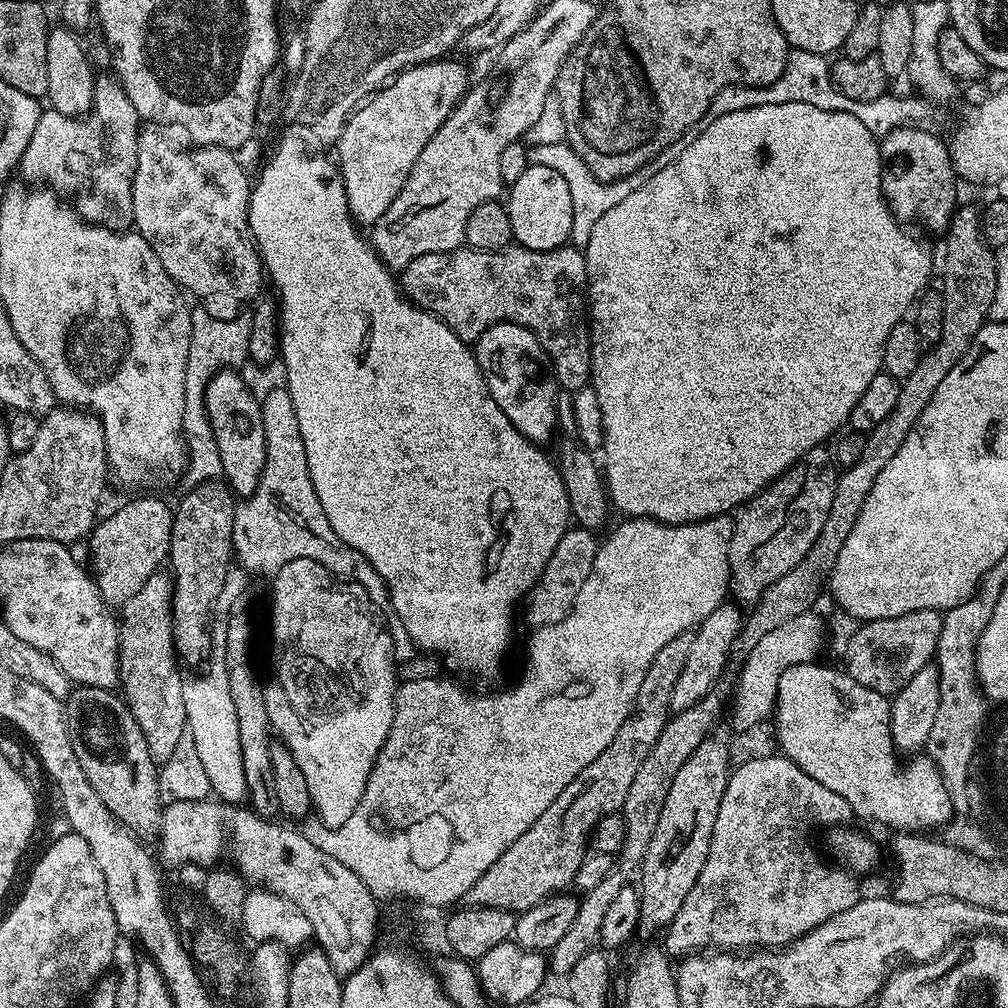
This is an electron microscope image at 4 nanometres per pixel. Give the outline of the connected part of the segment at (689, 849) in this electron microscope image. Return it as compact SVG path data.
M713 728L702 746L686 758L666 793L666 802L662 802L662 815L654 825L650 846L646 846L644 861L638 869L640 922L645 929L655 924L666 926L675 918L678 910L682 910L682 902L686 902L686 894L694 890L694 882L698 882L698 874L702 874L702 866L706 866L718 806L722 806L722 794L730 775L728 759L732 756L732 744L728 741L729 729L725 728Z

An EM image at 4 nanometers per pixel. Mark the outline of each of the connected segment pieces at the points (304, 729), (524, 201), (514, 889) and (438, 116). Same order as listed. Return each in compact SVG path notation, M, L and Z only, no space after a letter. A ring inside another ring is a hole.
M298 558L294 562L286 562L282 570L278 570L272 584L272 681L264 684L266 710L271 721L270 728L277 737L284 739L288 747L287 755L298 762L298 770L302 770L302 778L306 778L306 790L310 790L312 812L315 819L326 828L337 828L354 814L358 802L366 788L370 770L386 742L386 734L390 734L390 726L394 722L396 709L396 690L398 687L398 668L392 665L392 636L384 625L384 616L380 613L381 605L370 598L370 594L362 585L347 578L333 576L318 562L310 558Z
M529 164L522 178L514 182L506 192L508 221L512 227L512 239L521 248L549 252L565 247L572 235L574 202L570 202L570 190L562 174L550 170L550 166Z
M691 635L679 636L666 642L666 646L654 654L654 662L650 662L650 670L646 670L646 678L642 678L642 686L638 686L630 714L626 722L618 726L618 734L614 734L610 746L606 746L578 778L571 780L562 794L542 810L538 822L534 822L534 826L530 826L530 830L526 830L526 834L507 848L502 858L486 869L470 890L466 890L463 903L467 907L519 914L543 903L549 896L563 893L573 883L573 876L585 858L584 844L586 848L592 829L604 816L623 809L626 794L634 783L634 774L638 774L642 762L646 762L646 754L654 750L658 734L662 734L670 719L670 693L674 690L674 682L678 682L678 674L682 674L691 641Z
M452 58L428 60L425 64L416 64L405 72L399 72L350 114L340 139L334 145L334 153L336 152L335 159L346 190L348 209L357 225L371 226L379 216L386 214L386 210L390 210L390 202L394 202L402 186L406 186L406 178L410 178L410 170L414 170L418 154L422 154L426 142L430 142L430 138L444 125L448 115L463 100L464 93L469 91L467 70L458 61L448 59Z

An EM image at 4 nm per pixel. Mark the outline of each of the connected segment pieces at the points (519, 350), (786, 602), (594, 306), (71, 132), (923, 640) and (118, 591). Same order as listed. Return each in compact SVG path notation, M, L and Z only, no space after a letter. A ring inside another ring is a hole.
M502 322L490 326L490 330L475 340L474 351L494 402L498 402L502 414L510 418L514 430L534 444L547 445L552 431L555 433L558 428L558 385L552 360L535 334L526 330L526 326Z
M957 207L952 213L948 231L943 233L944 240L944 288L942 287L942 330L941 338L936 345L929 347L914 366L914 371L905 380L900 381L898 403L894 410L878 422L865 435L865 445L854 466L843 469L836 477L834 486L834 502L830 502L830 514L826 514L826 522L822 522L822 530L818 530L818 538L814 538L814 546L802 554L802 562L794 566L778 582L766 586L762 598L751 607L743 626L740 627L738 638L732 643L731 663L740 666L744 663L750 650L770 630L777 629L782 622L798 615L806 614L816 608L816 599L820 591L825 591L828 575L834 570L834 562L838 562L838 553L842 551L850 530L854 530L854 522L858 522L858 514L862 514L862 502L866 502L866 494L874 490L874 478L882 474L882 469L890 463L890 458L898 454L902 442L906 442L906 434L914 430L918 418L922 418L922 410L930 406L930 398L934 398L934 390L958 366L958 362L972 349L974 338L982 326L989 323L990 302L994 302L994 290L998 286L996 273L996 253L984 240L981 209Z
M778 102L766 106L754 106L750 110L734 110L734 114L712 116L688 142L689 144L665 168L658 169L649 180L644 180L636 189L633 187L629 190L626 198L622 198L622 202L618 202L618 206L610 206L610 210L606 210L606 214L602 214L602 218L598 218L598 222L594 222L594 230L590 230L590 242L582 250L586 258L586 274L588 275L586 315L590 321L592 337L590 387L594 390L594 394L598 398L598 406L602 410L602 426L604 427L602 475L606 481L608 498L611 507L615 511L617 508L618 511L624 512L620 514L625 517L647 516L649 520L660 520L664 524L696 524L699 520L708 520L712 516L735 513L752 497L757 496L763 488L768 487L773 480L778 479L794 462L798 462L798 458L802 458L802 454L806 454L806 450L821 447L828 442L824 440L831 441L847 425L850 410L854 410L854 406L858 406L858 398L862 398L866 386L870 386L870 381L882 371L886 334L890 334L890 330L894 330L894 326L901 324L905 317L913 311L914 305L925 289L929 287L928 279L932 276L932 256L928 253L927 246L922 241L915 240L904 229L907 227L893 216L892 211L888 209L887 202L884 201L884 195L880 189L880 145L877 137L872 136L870 130L866 130L866 126L862 126L862 122L858 122L858 118L854 118L854 114L818 110L818 106L810 106L806 102Z
M97 75L92 108L84 116L41 111L30 146L22 154L19 175L67 198L81 218L115 232L133 227L132 183L142 121L115 75Z
M927 608L898 618L861 623L842 650L843 667L854 682L862 682L862 686L891 698L918 674L918 670L922 670L922 666L933 663L943 621L941 613Z
M138 498L120 507L109 519L103 517L92 529L88 538L92 554L92 577L106 604L124 605L134 594L138 594L148 578L163 567L162 562L165 563L170 554L173 515L171 507L168 508L158 498Z

